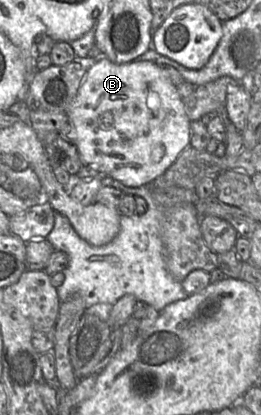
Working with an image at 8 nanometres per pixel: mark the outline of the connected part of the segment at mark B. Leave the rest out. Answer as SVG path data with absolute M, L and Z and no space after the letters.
M100 57L87 69L86 76L78 89L76 97L67 109L67 116L69 122L74 127L78 152L84 165L99 165L107 172L108 177L129 187L151 185L152 182L161 176L174 163L178 156L190 146L192 122L186 114L183 100L177 91L176 85L173 84L166 71L161 66L151 61L134 60L129 63L119 64L112 62L106 57Z

